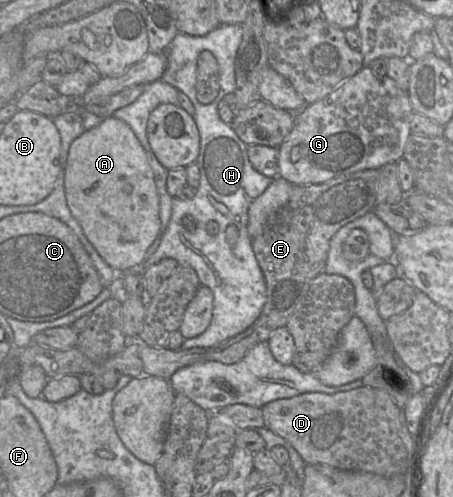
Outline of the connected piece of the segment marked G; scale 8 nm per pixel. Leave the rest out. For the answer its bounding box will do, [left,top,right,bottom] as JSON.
[278,66,414,185]

